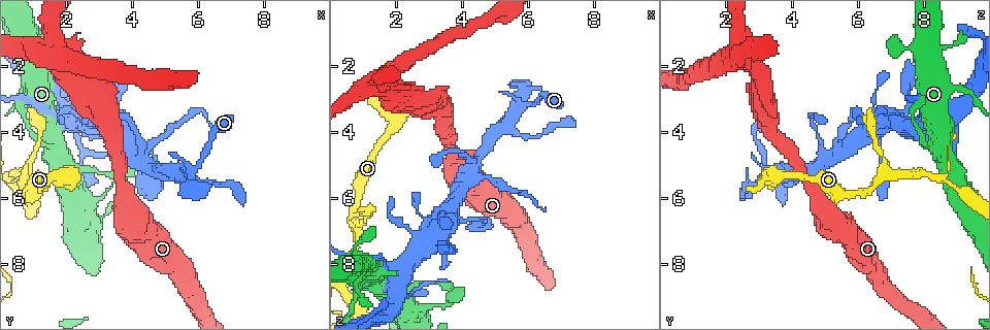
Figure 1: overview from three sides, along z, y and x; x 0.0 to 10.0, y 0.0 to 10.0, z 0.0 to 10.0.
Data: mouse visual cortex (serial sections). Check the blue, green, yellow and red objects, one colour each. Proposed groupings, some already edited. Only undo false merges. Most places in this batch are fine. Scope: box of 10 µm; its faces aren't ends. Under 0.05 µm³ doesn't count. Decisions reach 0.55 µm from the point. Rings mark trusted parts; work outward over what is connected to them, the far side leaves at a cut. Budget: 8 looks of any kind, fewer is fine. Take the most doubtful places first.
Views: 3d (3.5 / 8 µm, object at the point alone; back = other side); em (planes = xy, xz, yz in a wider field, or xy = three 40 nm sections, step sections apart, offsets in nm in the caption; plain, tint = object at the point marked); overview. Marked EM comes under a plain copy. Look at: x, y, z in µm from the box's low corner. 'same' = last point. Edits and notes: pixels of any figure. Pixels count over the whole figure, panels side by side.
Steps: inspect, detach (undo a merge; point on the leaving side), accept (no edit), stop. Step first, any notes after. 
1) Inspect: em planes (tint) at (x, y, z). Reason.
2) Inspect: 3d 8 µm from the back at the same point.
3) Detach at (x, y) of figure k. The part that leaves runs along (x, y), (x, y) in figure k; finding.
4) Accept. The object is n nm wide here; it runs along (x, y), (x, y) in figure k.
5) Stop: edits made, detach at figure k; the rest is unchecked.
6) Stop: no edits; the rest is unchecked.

Inspect: 3d 3.5 µm at (2.05, 3.40, 8.85). Sharp bend.

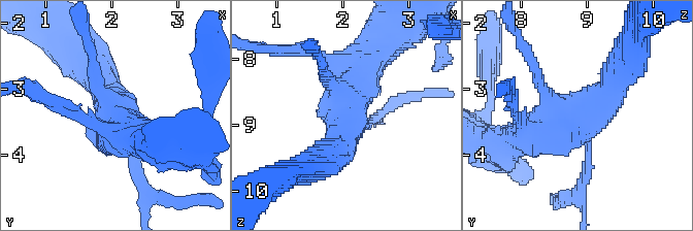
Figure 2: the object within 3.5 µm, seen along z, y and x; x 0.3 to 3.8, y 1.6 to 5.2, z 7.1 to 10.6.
Inspect: em xy step 3 (tint) at (2.05, 3.45, 8.85).

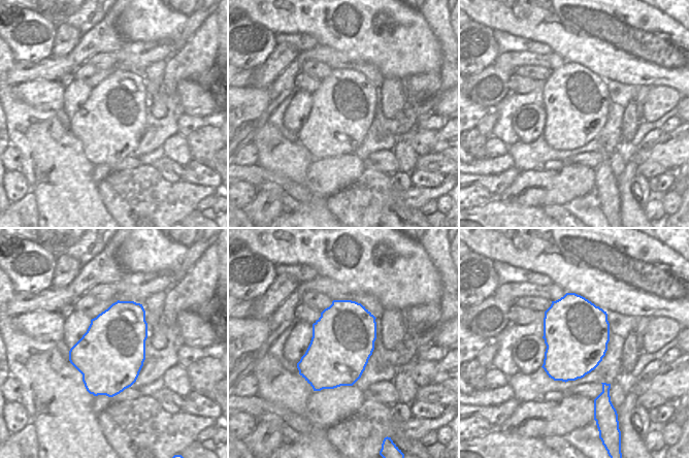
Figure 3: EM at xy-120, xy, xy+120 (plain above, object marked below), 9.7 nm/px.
Accept. It runs along (506, 142), (575, 121), (612, 89) in figure 2; one cell here.

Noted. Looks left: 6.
Inspect: 3d 3.5 µm at (5.95, 5.75, 2.80).

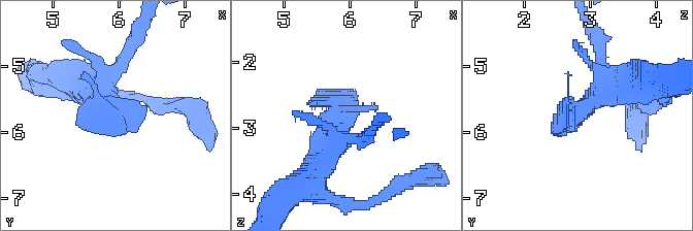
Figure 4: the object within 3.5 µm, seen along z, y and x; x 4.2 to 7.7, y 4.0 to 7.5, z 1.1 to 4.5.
Inspect: em xy step 2 (tint) at (6.00, 5.80, 2.75). Shape alone is not enough.

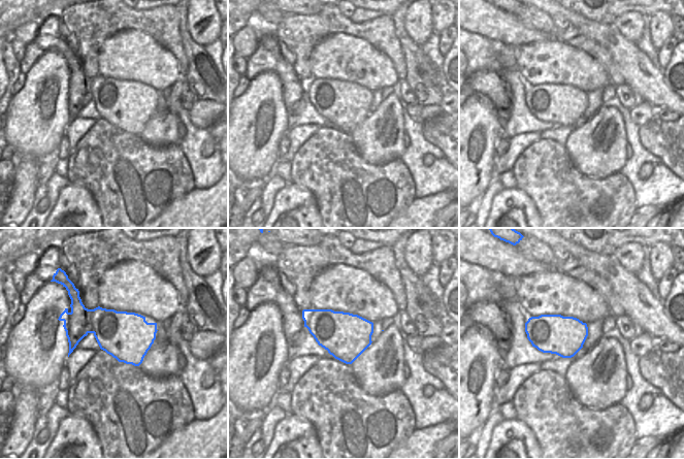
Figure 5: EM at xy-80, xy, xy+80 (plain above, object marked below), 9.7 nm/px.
Inspect: em planes (tint) at the same point.

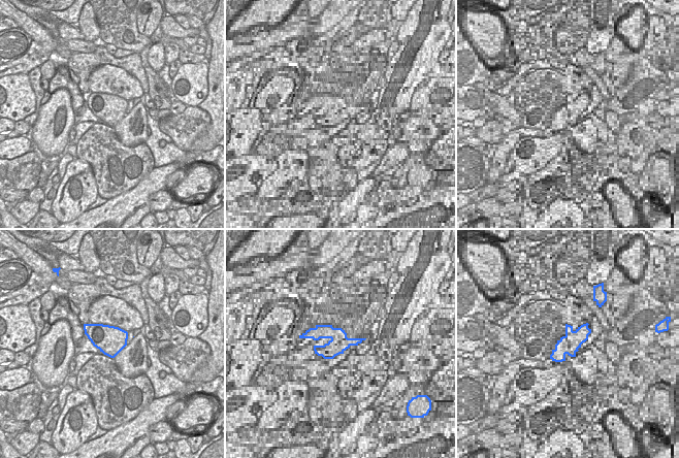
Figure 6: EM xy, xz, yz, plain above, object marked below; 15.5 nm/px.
Accept. It runs along (604, 73), (552, 127) in figure 4; all the same cell.

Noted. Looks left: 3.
Inspect: em xy step 2 (tint) at (0.70, 5.35, 6.80).

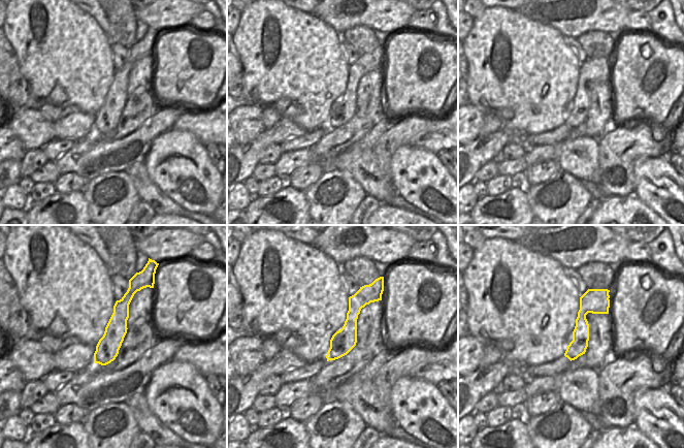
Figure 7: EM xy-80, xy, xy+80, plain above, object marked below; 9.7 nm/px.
Inspect: 3d 3.5 µm at the same point.

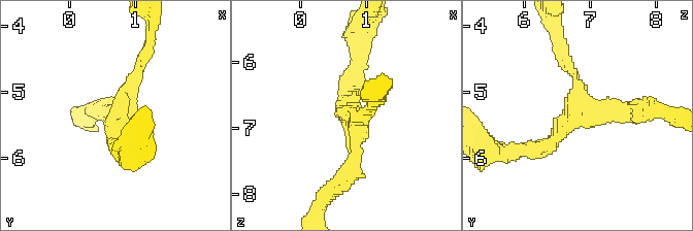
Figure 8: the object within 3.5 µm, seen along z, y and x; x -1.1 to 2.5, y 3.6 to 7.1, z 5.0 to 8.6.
Accept. 3 arms meet here; the arms are 150, 200, 250 nm wide; it runs along (131, 291), (97, 360) in figure 7; all the same cell.

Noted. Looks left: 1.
Stop: no edits; the rest is unchecked.

